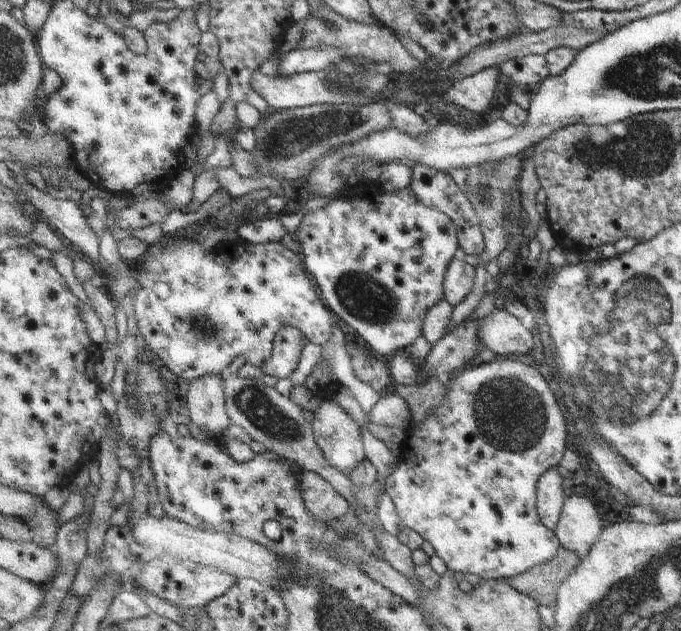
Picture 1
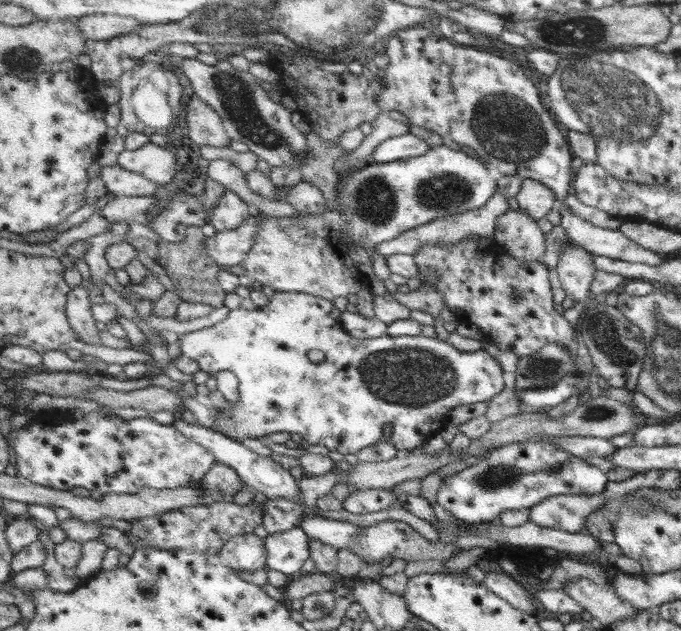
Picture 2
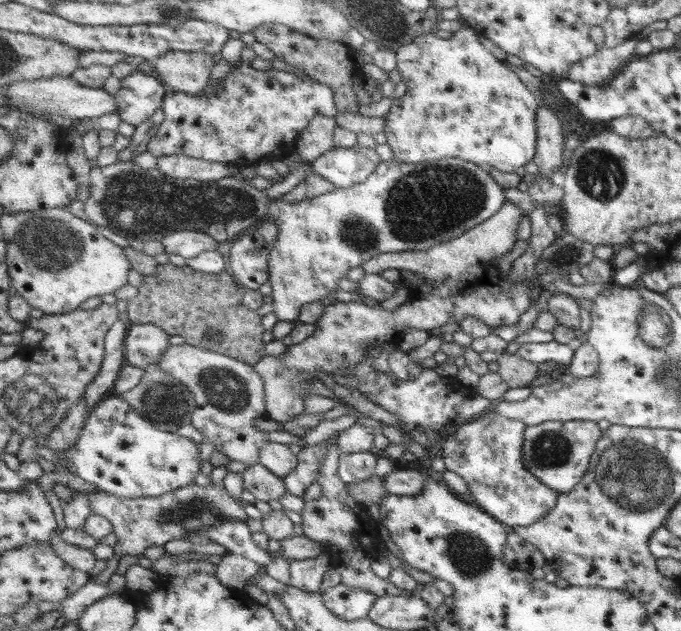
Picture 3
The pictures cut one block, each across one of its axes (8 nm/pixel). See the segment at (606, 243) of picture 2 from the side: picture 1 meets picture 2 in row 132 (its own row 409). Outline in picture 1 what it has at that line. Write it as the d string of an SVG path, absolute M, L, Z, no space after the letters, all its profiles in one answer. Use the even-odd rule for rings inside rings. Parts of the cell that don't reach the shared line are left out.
M505 357L463 370L459 376L450 377L444 387L443 402L433 409L431 414L427 414L425 420L419 424L413 424L413 428L405 430L406 438L400 445L400 461L394 472L389 474L385 481L384 492L389 494L395 502L402 525L418 533L424 541L428 541L435 548L438 557L444 561L446 567L456 574L461 572L477 575L485 580L501 580L524 574L535 566L548 564L555 558L562 545L557 534L543 525L539 514L537 514L537 478L543 478L551 468L559 467L559 462L563 460L563 454L567 450L567 420L565 420L565 414L563 414L553 390L549 388L547 380L541 376L541 372L537 368Z

